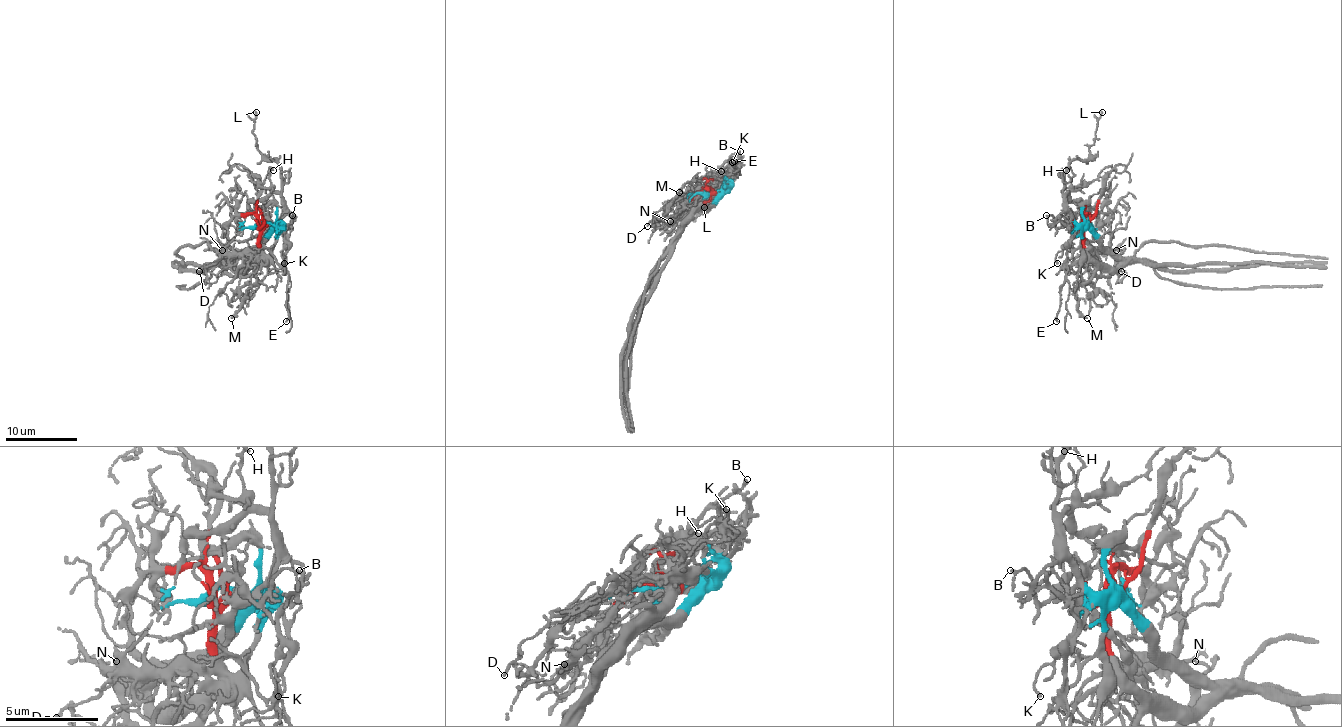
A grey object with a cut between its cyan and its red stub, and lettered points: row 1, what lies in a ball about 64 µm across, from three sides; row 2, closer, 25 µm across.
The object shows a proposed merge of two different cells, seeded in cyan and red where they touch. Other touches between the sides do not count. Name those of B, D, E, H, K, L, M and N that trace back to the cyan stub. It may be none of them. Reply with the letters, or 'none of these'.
B, E, H, K, L

